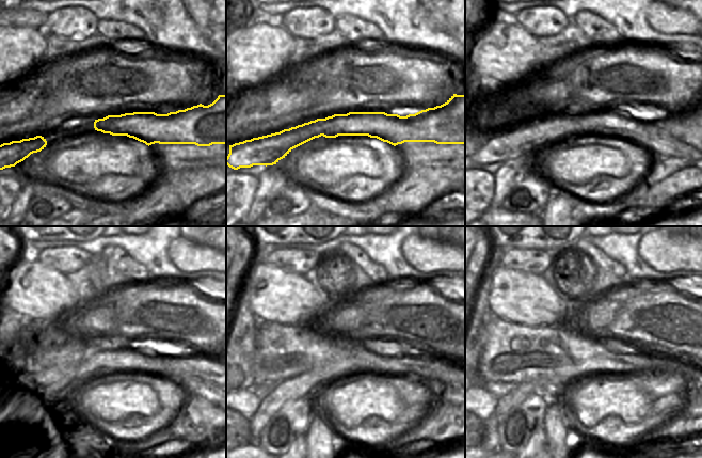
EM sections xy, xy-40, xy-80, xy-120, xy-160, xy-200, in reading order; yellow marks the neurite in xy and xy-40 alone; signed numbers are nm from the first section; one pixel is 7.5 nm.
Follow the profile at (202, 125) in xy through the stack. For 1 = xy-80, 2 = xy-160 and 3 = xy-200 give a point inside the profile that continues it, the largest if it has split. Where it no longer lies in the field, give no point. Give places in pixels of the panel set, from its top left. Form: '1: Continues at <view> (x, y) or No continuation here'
1: Continues at xy-80 (513, 145)
2: Continues at xy-160 (302, 385)
3: Continues at xy-200 (522, 391).

